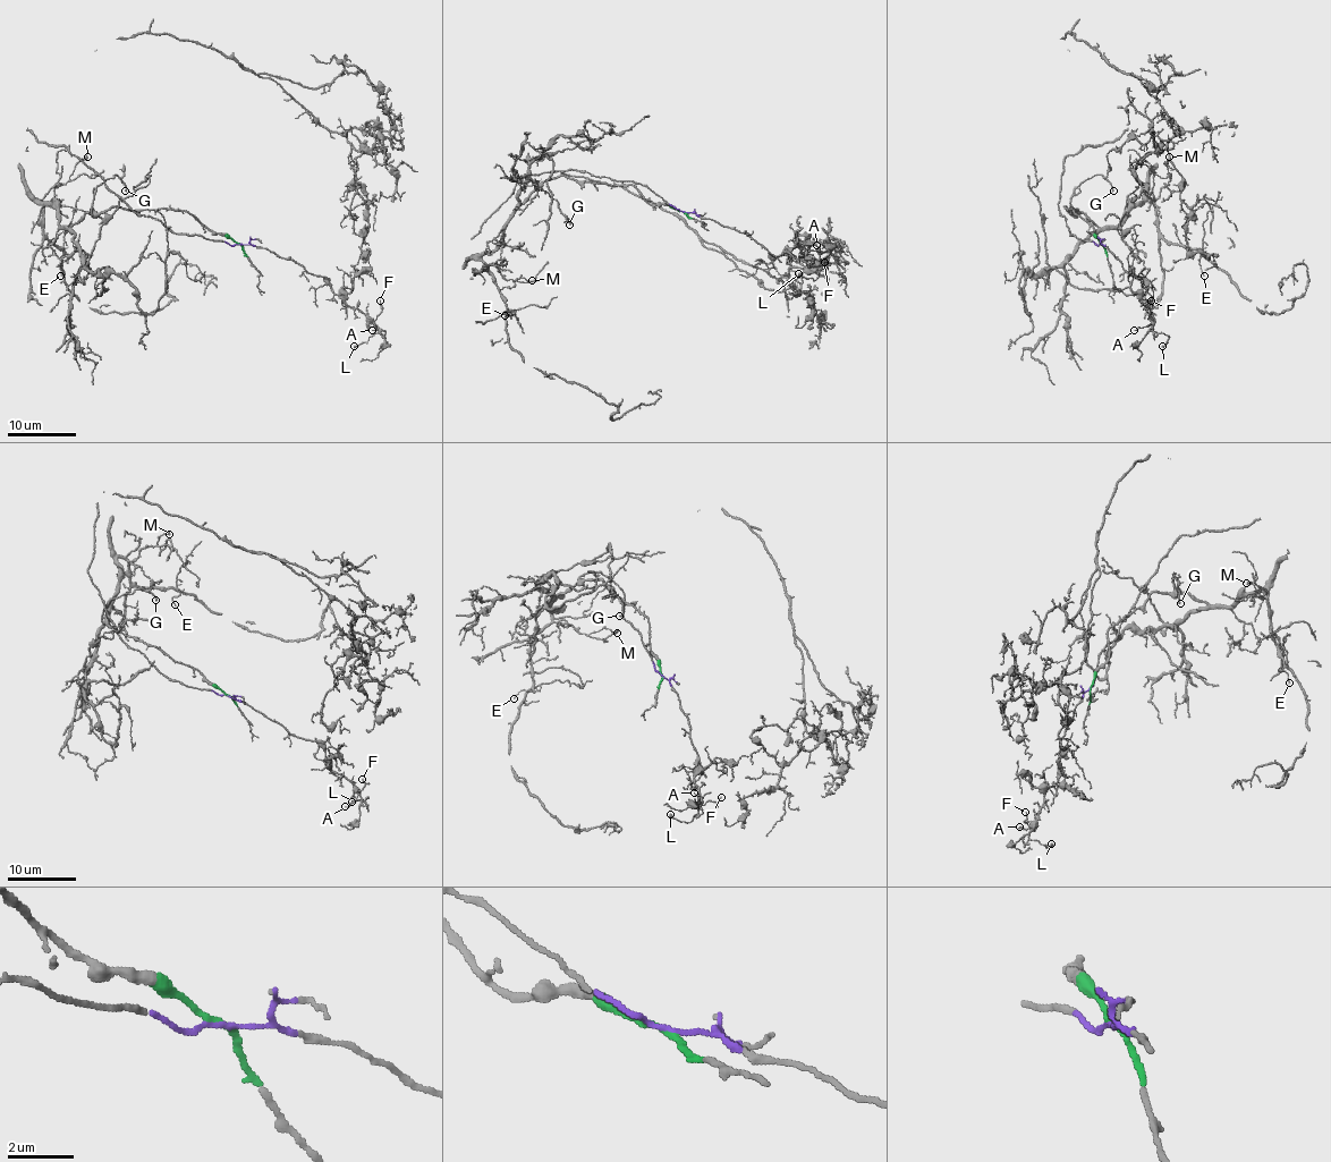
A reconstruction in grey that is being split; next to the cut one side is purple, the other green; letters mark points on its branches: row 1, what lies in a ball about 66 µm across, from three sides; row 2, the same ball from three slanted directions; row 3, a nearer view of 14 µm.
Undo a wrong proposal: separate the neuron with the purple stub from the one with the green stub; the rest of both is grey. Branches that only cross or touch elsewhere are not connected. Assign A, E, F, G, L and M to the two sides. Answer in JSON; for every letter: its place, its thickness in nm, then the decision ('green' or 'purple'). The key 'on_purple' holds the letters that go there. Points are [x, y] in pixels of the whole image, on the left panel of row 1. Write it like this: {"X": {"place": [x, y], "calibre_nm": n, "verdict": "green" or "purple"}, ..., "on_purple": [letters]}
{"A": {"place": [372, 330], "calibre_nm": 100, "verdict": "purple"}, "E": {"place": [60, 276], "calibre_nm": 90, "verdict": "green"}, "F": {"place": [380, 300], "calibre_nm": 70, "verdict": "purple"}, "G": {"place": [125, 191], "calibre_nm": 140, "verdict": "green"}, "L": {"place": [354, 346], "calibre_nm": 140, "verdict": "purple"}, "M": {"place": [87, 157], "calibre_nm": 150, "verdict": "green"}, "on_purple": ["A", "F", "L"]}

